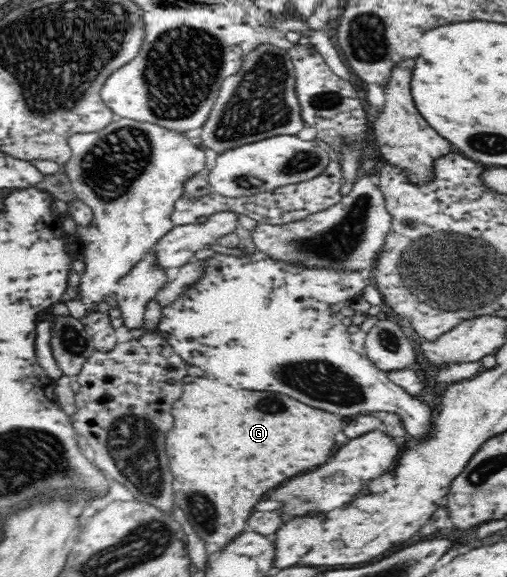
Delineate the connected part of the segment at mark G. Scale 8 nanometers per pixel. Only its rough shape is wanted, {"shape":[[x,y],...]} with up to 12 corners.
{"shape":[[194,377],[165,448],[205,544],[245,532],[343,426],[277,392]]}

